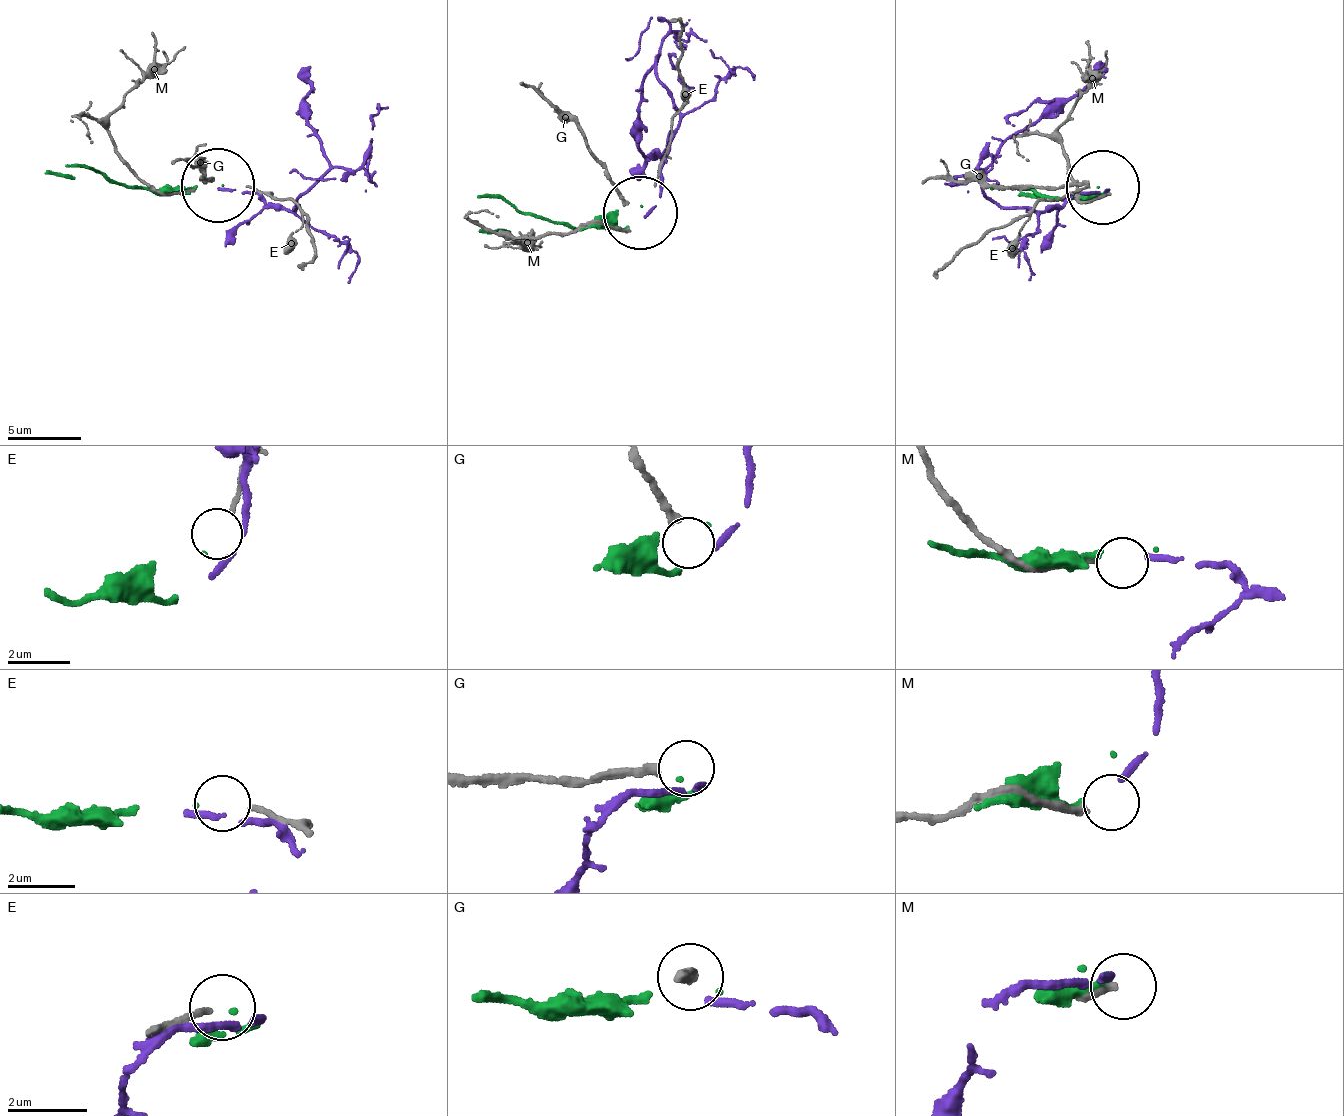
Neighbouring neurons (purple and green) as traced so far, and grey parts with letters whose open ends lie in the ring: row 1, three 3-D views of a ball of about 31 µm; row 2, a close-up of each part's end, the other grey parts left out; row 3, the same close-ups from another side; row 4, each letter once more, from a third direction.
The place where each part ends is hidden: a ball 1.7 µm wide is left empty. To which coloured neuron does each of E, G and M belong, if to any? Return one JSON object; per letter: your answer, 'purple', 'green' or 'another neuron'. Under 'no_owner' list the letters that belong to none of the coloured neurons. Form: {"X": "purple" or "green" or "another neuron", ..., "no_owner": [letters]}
{"E": "green", "G": "another neuron", "M": "purple", "no_owner": ["G"]}

